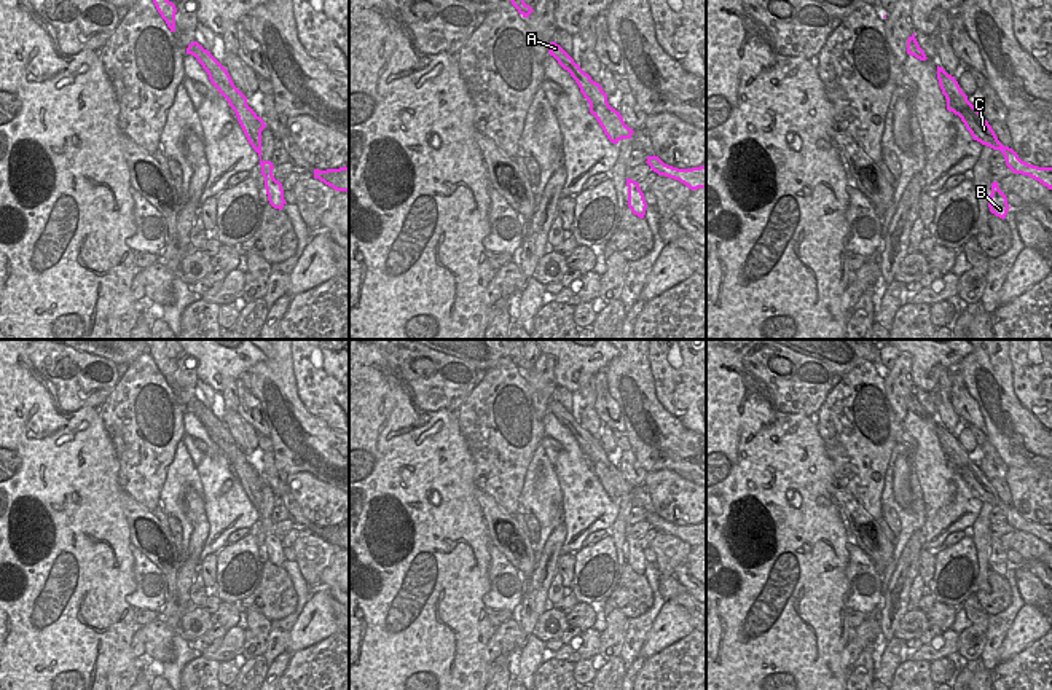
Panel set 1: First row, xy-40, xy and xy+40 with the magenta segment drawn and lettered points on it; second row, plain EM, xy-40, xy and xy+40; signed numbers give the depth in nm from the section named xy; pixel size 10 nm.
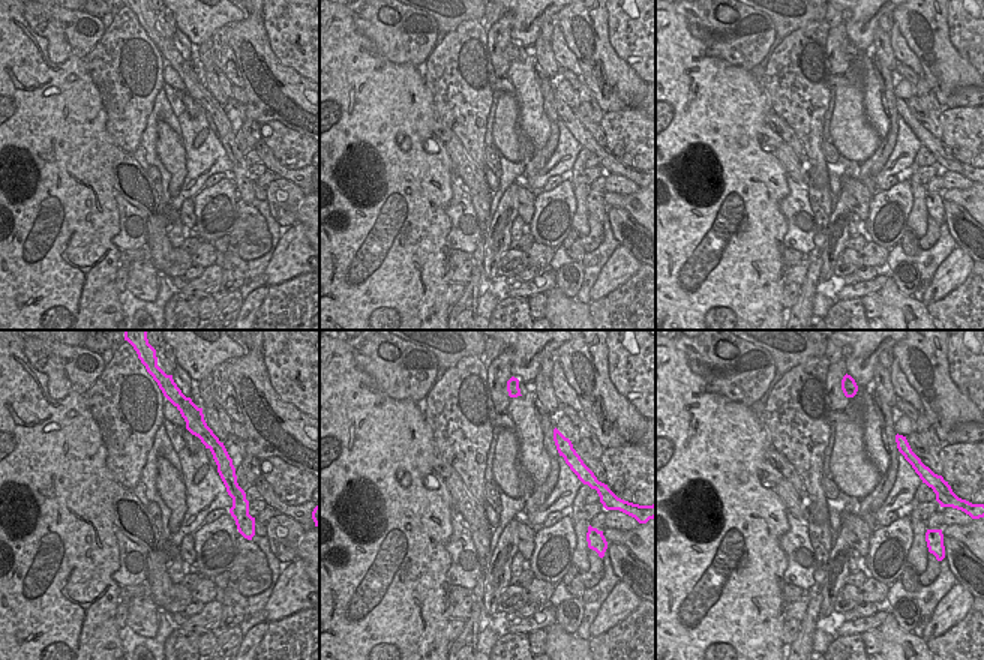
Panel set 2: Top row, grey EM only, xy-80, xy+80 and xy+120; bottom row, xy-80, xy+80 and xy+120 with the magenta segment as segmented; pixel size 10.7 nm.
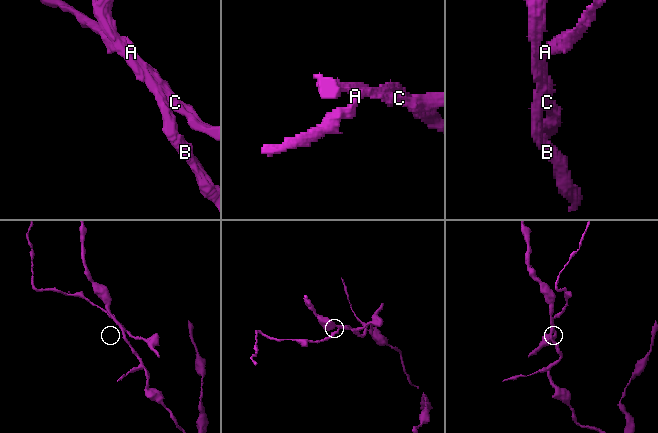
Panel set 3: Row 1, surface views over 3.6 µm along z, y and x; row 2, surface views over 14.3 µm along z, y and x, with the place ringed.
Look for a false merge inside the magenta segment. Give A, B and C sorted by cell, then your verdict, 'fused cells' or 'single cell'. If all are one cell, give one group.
groups A C / B; fused cells

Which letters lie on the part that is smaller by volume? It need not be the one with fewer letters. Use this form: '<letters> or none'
A, C

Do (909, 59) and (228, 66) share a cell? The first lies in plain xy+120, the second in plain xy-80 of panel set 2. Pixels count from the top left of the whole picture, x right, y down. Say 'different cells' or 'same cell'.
same cell

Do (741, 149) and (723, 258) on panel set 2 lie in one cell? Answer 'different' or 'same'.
same

